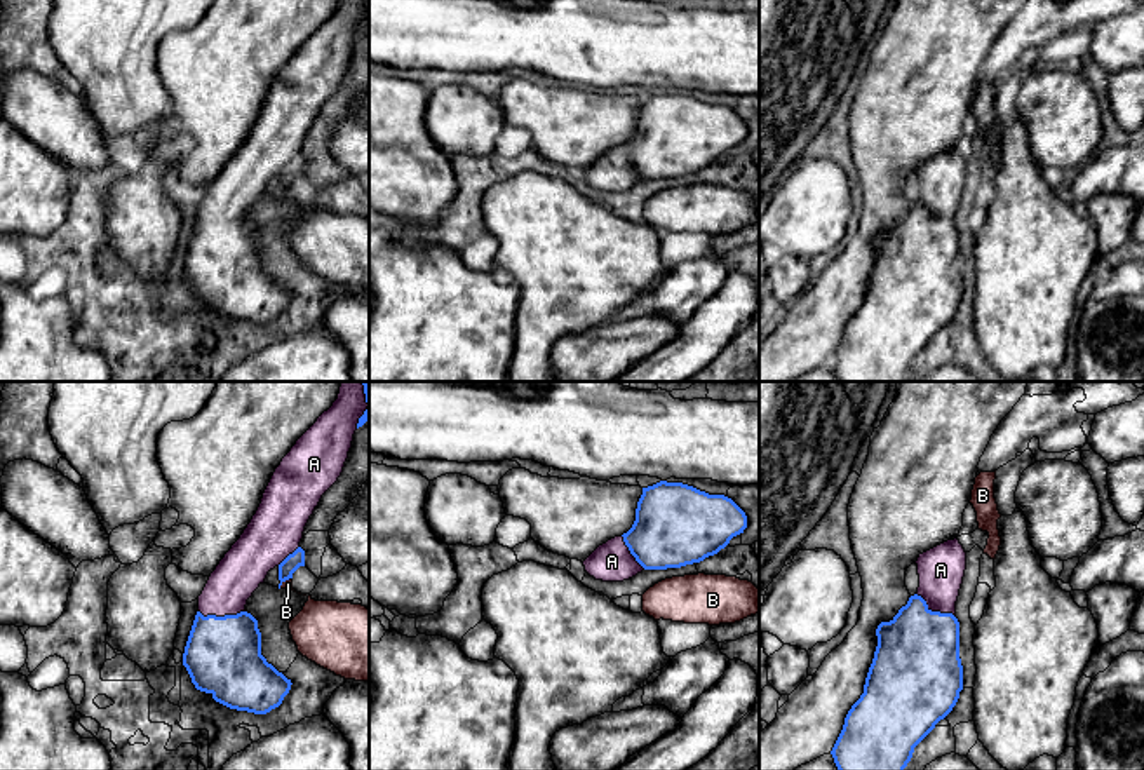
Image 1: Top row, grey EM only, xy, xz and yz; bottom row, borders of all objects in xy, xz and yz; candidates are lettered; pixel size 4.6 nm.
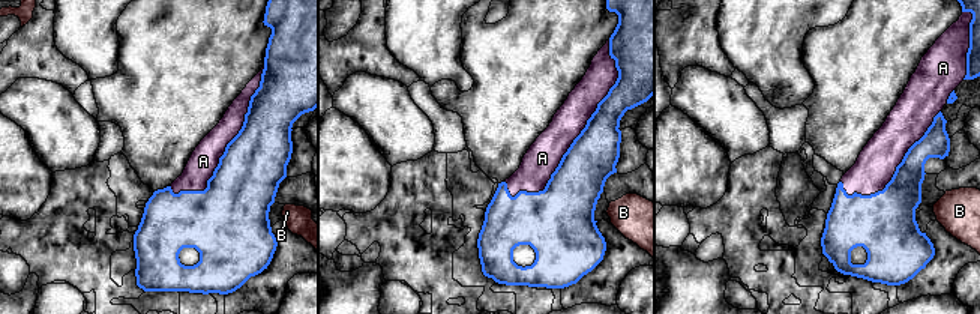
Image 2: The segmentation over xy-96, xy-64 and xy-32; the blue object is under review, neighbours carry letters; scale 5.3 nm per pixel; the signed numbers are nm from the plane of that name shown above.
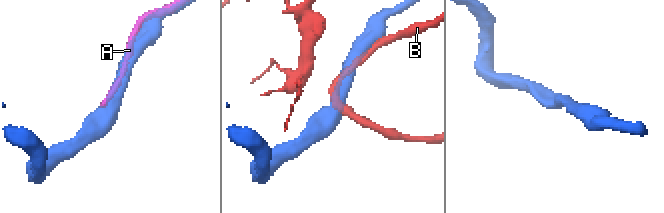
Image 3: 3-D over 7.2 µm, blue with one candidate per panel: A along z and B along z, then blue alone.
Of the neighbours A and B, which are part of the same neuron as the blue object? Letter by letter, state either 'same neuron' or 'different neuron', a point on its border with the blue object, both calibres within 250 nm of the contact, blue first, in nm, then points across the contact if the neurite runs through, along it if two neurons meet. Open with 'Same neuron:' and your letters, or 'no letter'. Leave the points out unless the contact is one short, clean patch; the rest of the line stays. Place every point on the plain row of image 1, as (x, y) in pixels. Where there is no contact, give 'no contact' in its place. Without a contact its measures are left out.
Same neuron: A
A: same neuron; meets blue in xy at (222, 227); 360 nm thick on the blue side, 220 nm on the other
B: different neuron; meets blue in xy at (284, 190); 80 nm thick on the blue side, 50 nm on the other

